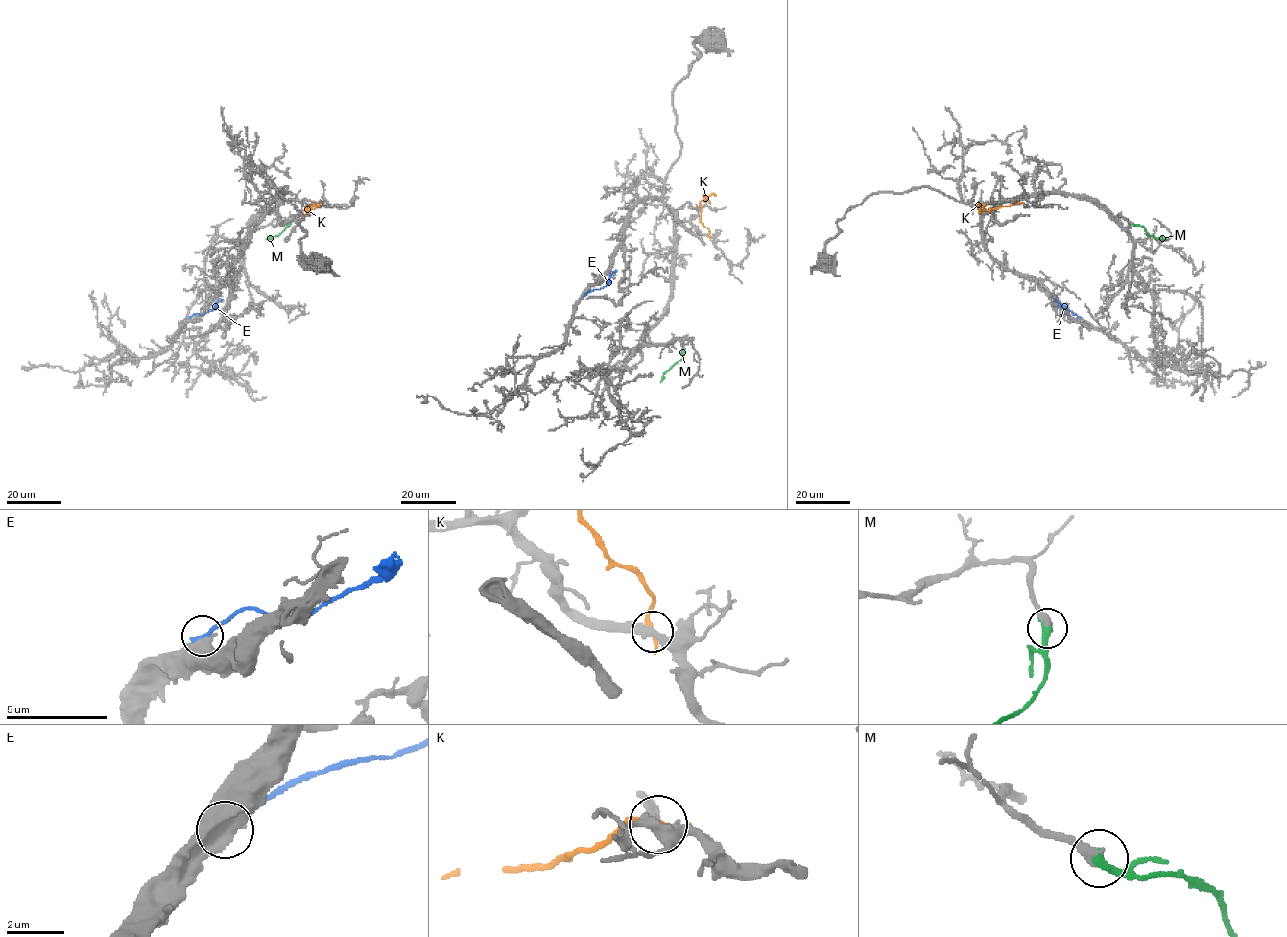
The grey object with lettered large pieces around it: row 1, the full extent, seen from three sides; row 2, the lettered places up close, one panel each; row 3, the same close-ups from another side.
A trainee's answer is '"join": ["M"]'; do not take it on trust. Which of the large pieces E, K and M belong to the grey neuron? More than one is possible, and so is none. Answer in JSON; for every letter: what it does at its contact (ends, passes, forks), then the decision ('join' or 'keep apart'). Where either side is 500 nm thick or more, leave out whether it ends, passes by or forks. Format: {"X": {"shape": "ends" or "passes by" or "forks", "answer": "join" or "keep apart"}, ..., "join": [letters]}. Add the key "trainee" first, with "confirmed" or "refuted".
{"trainee": "confirmed", "E": {"answer": "keep apart"}, "K": {"shape": "ends", "answer": "keep apart"}, "M": {"shape": "ends", "answer": "join"}, "join": ["M"]}

